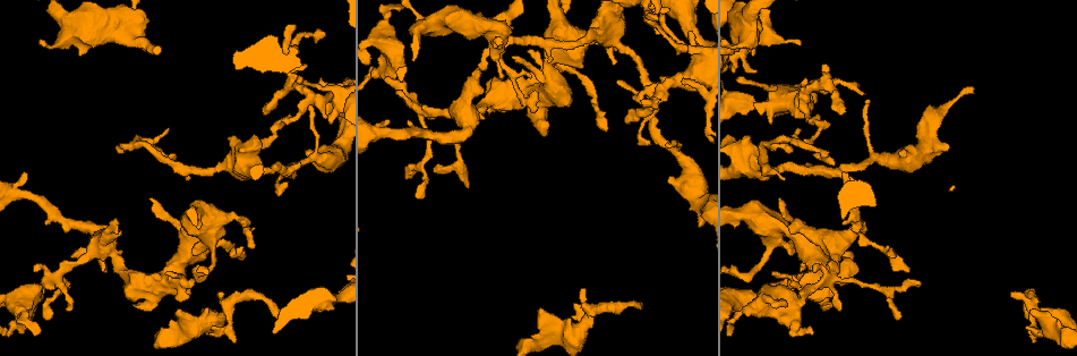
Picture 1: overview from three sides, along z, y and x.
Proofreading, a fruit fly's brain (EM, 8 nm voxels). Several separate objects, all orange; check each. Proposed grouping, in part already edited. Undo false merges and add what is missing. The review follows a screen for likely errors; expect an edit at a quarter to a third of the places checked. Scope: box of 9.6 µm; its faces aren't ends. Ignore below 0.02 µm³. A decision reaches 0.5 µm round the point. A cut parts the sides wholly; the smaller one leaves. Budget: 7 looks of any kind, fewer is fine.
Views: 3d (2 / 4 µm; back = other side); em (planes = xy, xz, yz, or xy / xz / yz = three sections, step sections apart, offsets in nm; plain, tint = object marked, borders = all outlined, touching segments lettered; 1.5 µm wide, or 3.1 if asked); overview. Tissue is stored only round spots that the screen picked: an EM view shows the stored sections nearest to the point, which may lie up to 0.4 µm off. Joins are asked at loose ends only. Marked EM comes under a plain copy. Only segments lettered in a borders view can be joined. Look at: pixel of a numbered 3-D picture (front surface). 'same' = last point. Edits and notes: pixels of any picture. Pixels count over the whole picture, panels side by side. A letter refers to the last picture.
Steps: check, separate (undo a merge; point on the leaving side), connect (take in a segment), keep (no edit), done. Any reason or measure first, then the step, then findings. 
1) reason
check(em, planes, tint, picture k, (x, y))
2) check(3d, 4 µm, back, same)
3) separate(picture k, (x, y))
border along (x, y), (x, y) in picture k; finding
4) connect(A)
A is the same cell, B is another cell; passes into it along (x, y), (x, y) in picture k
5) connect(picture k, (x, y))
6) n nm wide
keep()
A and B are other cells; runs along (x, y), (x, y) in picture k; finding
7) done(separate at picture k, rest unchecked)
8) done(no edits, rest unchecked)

branch stops here
check(em, planes, tint, picture 1, (1027, 317))

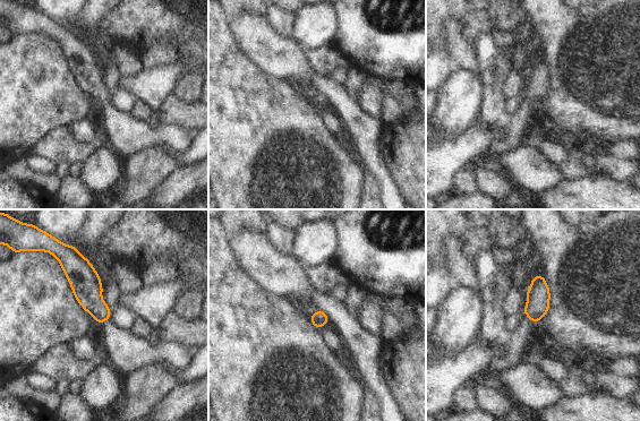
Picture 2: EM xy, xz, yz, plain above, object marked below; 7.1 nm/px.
check(em, planes, borders, same)

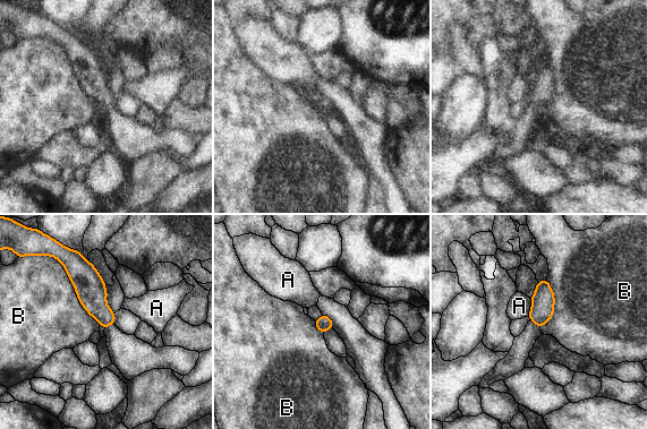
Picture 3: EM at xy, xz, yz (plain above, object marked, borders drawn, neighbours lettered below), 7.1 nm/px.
keep()
A and B are other cells; border along (58, 259), (78, 301), (100, 324) in picture 3; none of them fits

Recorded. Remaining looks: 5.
an open end
check(3d, 2 µm, picture 1, (664, 15))

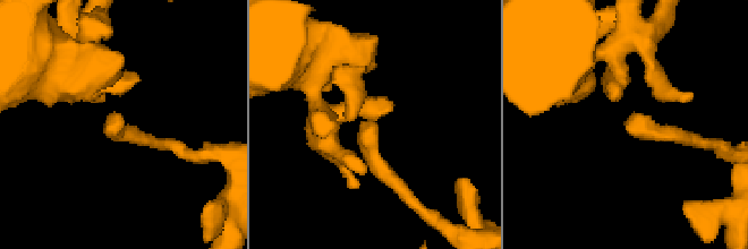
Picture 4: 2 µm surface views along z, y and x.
check(em, planes, tint, picture 4, (623, 124))

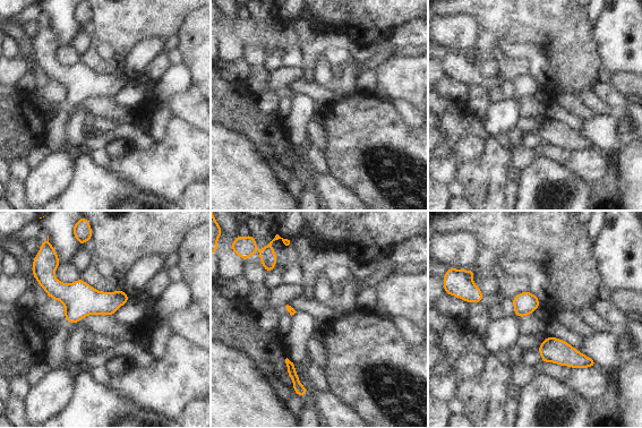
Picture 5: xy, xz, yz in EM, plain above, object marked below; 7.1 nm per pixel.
see the neighbours
check(em, planes, borders, same)

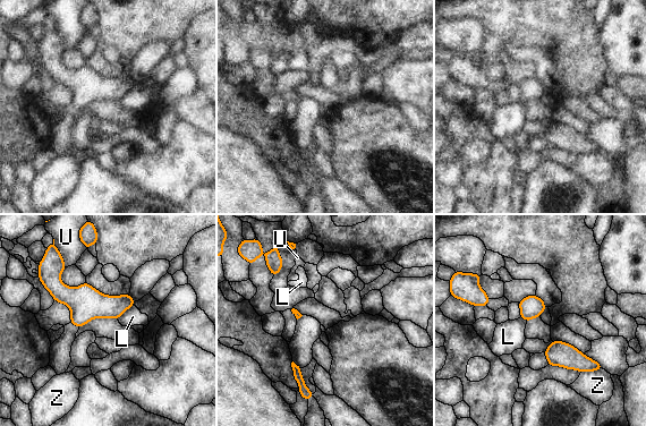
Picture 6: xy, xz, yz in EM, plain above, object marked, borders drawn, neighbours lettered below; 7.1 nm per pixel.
180 nm wide
keep()
L, U and Z are other cells; border along (602, 367), (580, 373) in picture 6; no lettered segment goes on from it

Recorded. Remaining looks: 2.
done(no edits, rest unchecked)

